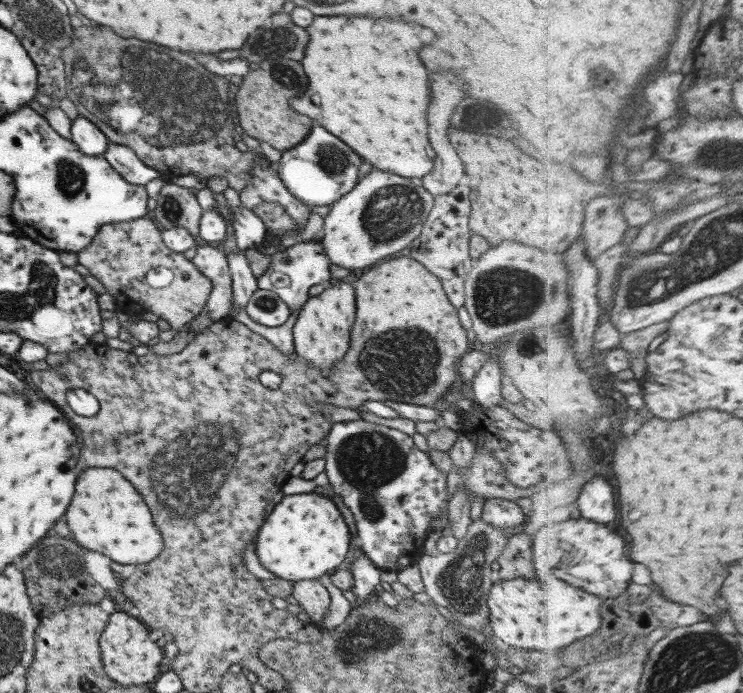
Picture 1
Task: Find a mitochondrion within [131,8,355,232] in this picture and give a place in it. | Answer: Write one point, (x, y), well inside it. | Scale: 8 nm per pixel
(279, 40)

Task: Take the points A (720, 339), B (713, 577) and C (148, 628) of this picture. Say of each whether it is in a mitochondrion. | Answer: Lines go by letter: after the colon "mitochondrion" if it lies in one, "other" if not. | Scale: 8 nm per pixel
A: mitochondrion
B: other
C: other

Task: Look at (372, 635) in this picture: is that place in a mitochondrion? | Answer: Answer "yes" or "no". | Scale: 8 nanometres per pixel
yes

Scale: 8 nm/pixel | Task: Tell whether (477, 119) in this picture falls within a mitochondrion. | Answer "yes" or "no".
yes

